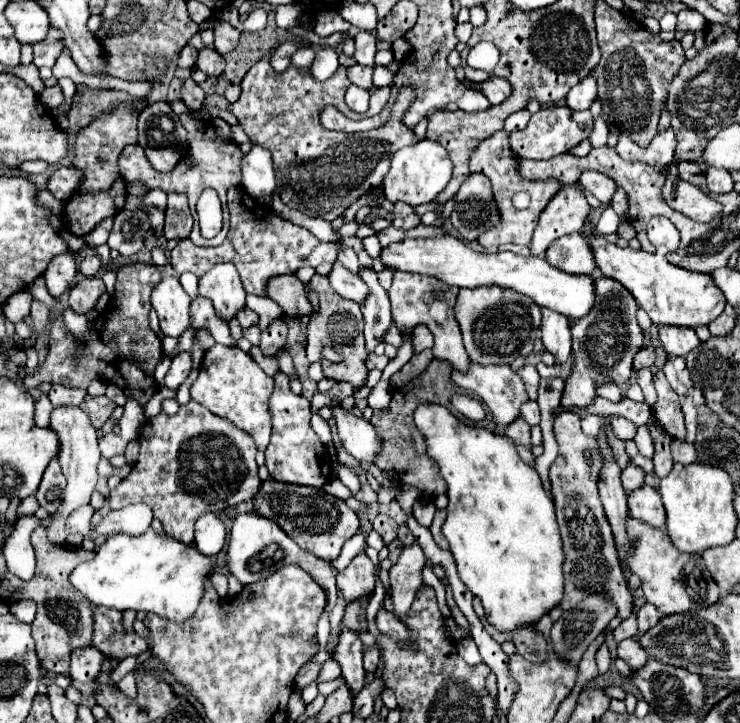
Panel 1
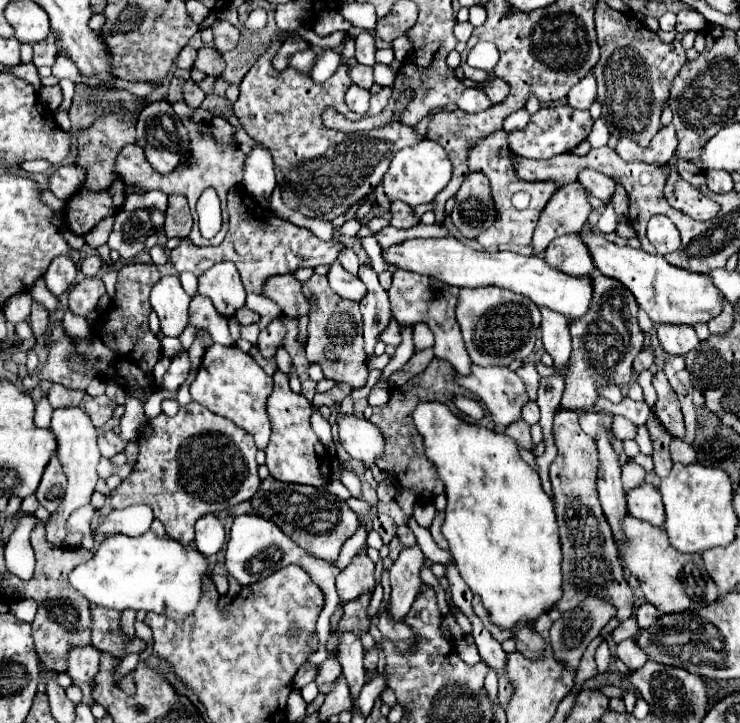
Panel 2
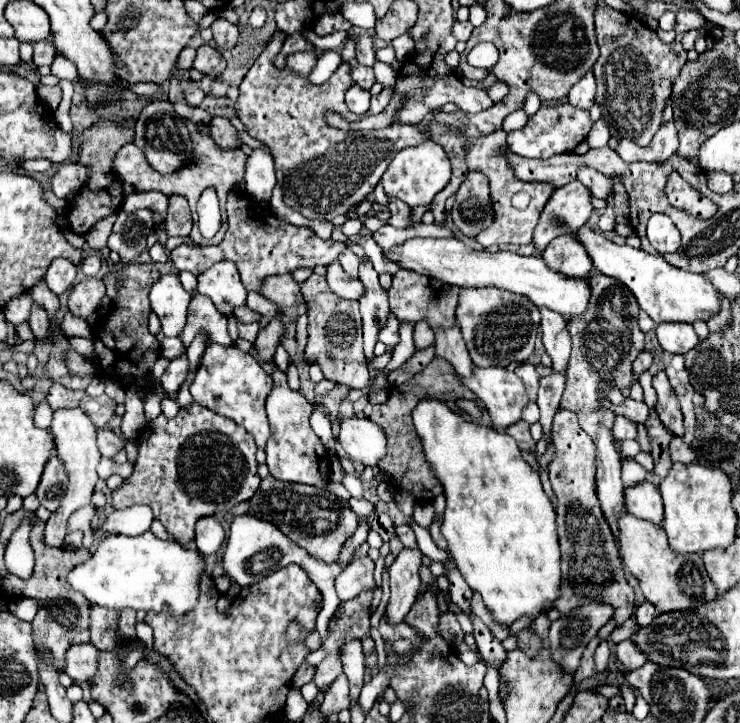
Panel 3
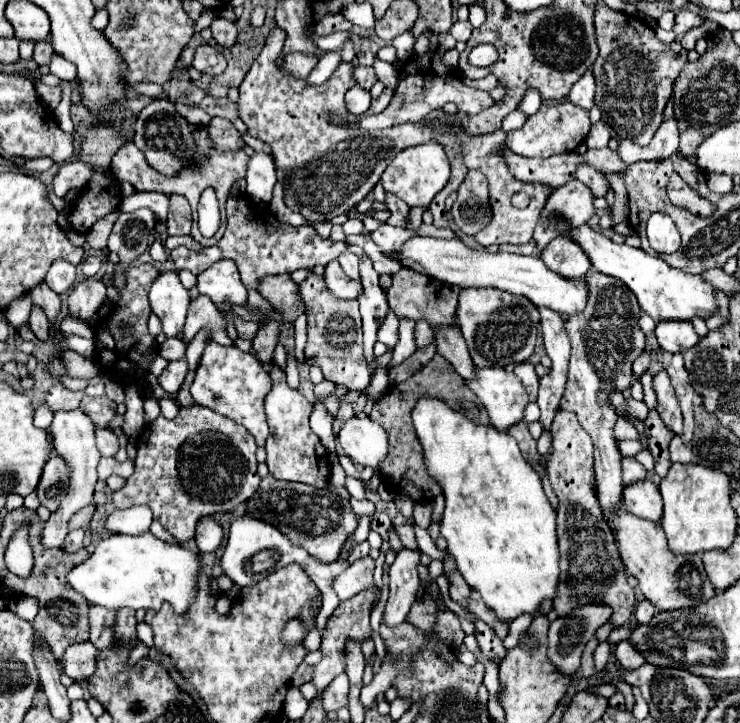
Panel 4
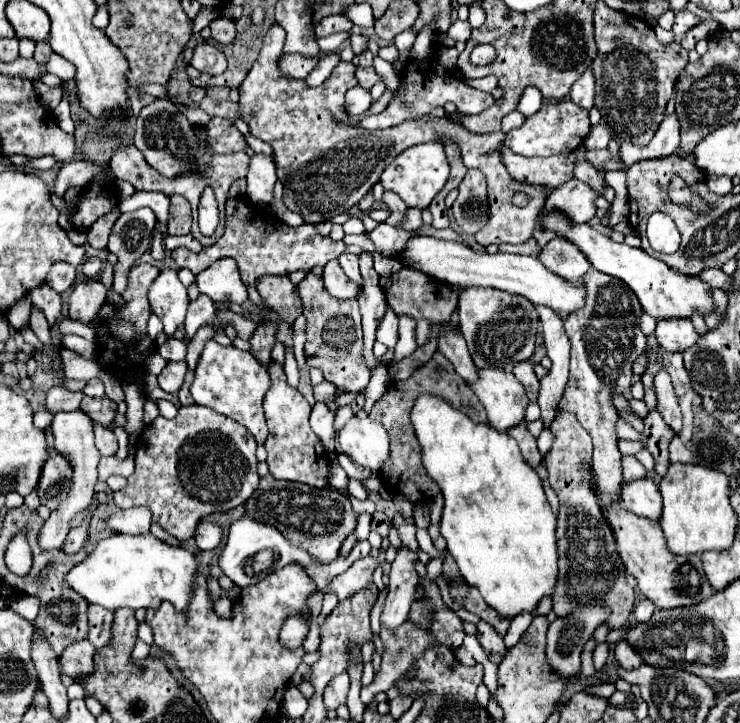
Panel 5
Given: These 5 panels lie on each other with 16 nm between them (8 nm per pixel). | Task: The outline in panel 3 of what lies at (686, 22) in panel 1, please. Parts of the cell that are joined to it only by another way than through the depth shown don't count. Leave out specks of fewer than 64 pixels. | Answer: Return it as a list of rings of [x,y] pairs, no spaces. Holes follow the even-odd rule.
[[[678,10],[676,14],[676,26],[674,32],[676,34],[684,34],[692,28],[700,28],[704,24],[704,18],[698,12],[690,12],[690,10]]]

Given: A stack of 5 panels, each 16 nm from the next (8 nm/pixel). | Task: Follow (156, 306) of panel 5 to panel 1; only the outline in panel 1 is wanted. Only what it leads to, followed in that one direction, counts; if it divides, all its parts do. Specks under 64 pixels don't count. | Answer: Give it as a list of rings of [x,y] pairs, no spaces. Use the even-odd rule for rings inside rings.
[[[162,278],[152,290],[150,302],[160,318],[160,330],[164,336],[178,338],[190,324],[190,296],[184,292],[178,278]]]

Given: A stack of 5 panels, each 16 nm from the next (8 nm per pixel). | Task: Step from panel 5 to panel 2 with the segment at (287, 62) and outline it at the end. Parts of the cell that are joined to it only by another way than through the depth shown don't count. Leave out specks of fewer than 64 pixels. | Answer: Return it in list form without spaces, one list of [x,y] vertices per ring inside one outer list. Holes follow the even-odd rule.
[[[302,50],[302,52],[296,52],[288,58],[288,66],[294,68],[296,72],[300,74],[310,74],[312,66],[314,66],[314,52],[312,50]]]

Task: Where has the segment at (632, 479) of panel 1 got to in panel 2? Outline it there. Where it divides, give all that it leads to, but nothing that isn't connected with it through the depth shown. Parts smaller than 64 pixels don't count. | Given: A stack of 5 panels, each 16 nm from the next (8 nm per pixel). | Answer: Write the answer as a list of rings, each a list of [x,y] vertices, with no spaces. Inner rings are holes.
[[[628,460],[622,466],[622,484],[624,484],[624,490],[640,486],[644,482],[644,476],[646,476],[646,470],[640,464],[636,464],[634,460]]]

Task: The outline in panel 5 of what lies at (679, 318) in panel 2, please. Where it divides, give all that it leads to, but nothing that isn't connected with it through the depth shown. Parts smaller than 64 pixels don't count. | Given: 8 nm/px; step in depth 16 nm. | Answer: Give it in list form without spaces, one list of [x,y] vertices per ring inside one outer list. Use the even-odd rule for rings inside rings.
[[[542,208],[540,216],[538,216],[538,222],[540,222],[540,226],[544,230],[550,230],[558,238],[564,238],[564,240],[572,242],[574,246],[578,246],[580,252],[584,252],[584,256],[592,264],[592,268],[596,268],[598,272],[604,272],[604,274],[610,274],[614,278],[624,280],[636,292],[644,312],[648,312],[656,320],[672,318],[672,316],[690,318],[694,310],[698,310],[704,316],[706,312],[712,310],[710,286],[706,282],[702,282],[698,276],[684,276],[684,274],[668,268],[664,262],[648,256],[642,248],[632,248],[632,246],[628,246],[624,242],[622,244],[614,242],[606,234],[602,234],[600,230],[596,230],[596,228],[592,228],[588,224],[574,224],[560,210]]]

